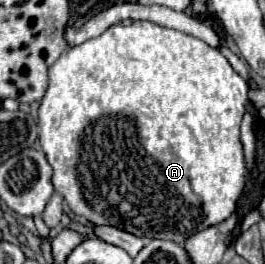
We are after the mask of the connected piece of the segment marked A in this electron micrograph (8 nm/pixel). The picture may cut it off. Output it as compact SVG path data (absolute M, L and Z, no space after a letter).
M151 21L111 25L103 35L67 49L49 69L49 89L45 91L39 105L39 143L43 153L47 155L49 165L53 167L55 191L65 197L71 211L77 213L81 219L89 219L97 225L111 225L139 237L185 243L189 235L225 221L235 211L237 199L245 187L245 159L239 125L245 115L245 105L249 101L247 91L247 81L229 65L229 61L215 47L193 35L161 27Z

